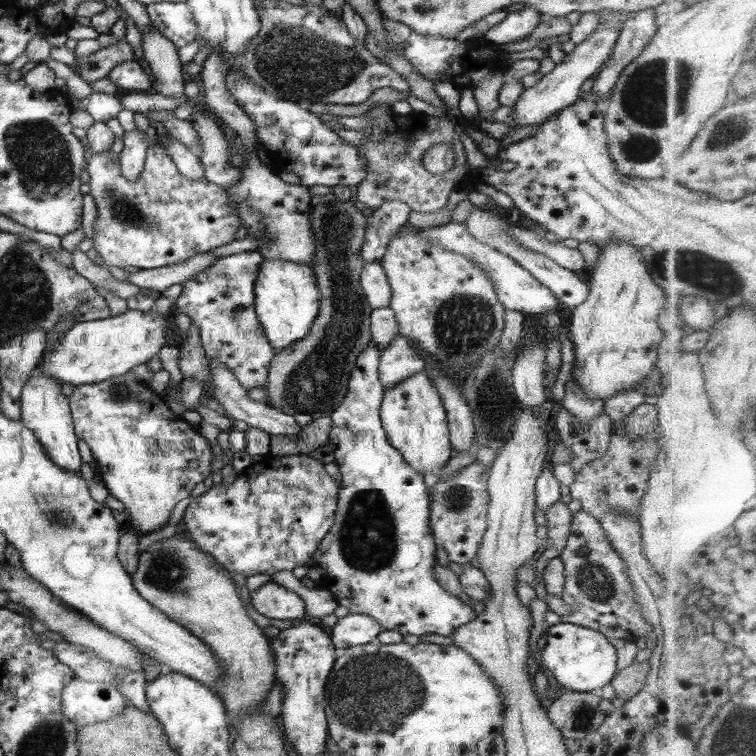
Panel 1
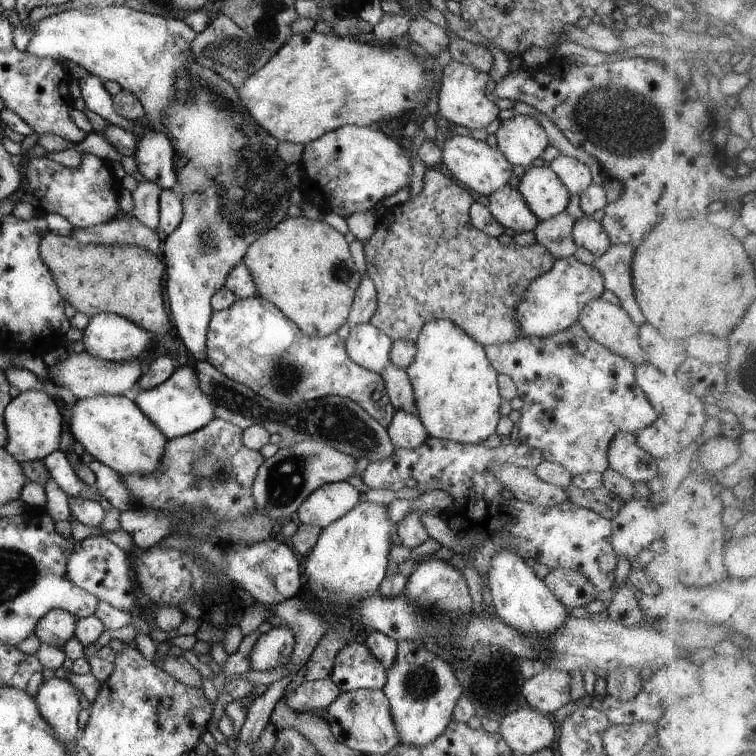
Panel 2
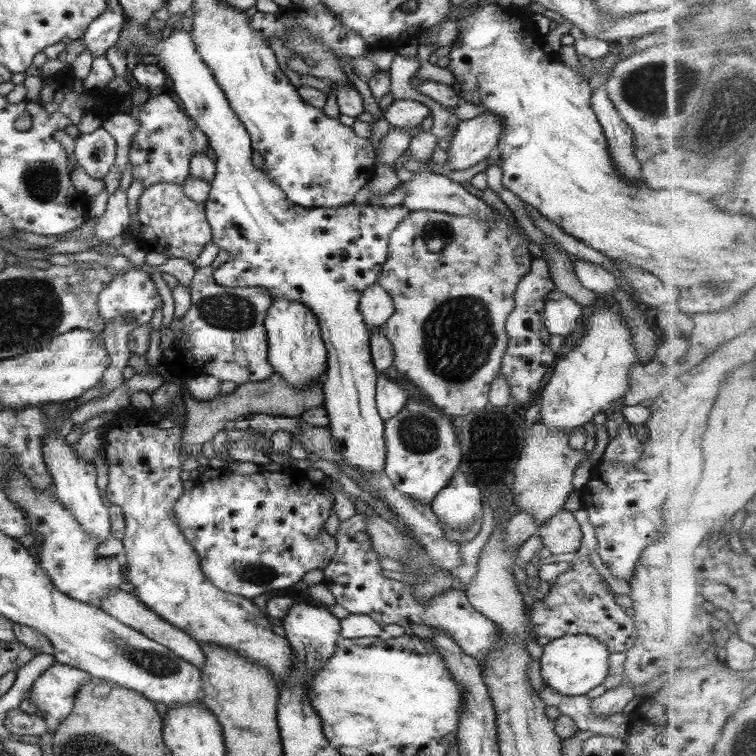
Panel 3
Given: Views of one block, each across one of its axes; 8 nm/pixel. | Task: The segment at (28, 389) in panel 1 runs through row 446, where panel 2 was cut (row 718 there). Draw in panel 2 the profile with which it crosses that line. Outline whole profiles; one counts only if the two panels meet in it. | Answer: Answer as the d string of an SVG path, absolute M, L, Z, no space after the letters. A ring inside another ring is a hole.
M54 677L43 682L34 700L40 716L70 750L80 735L78 714L82 706L76 688L70 681Z

